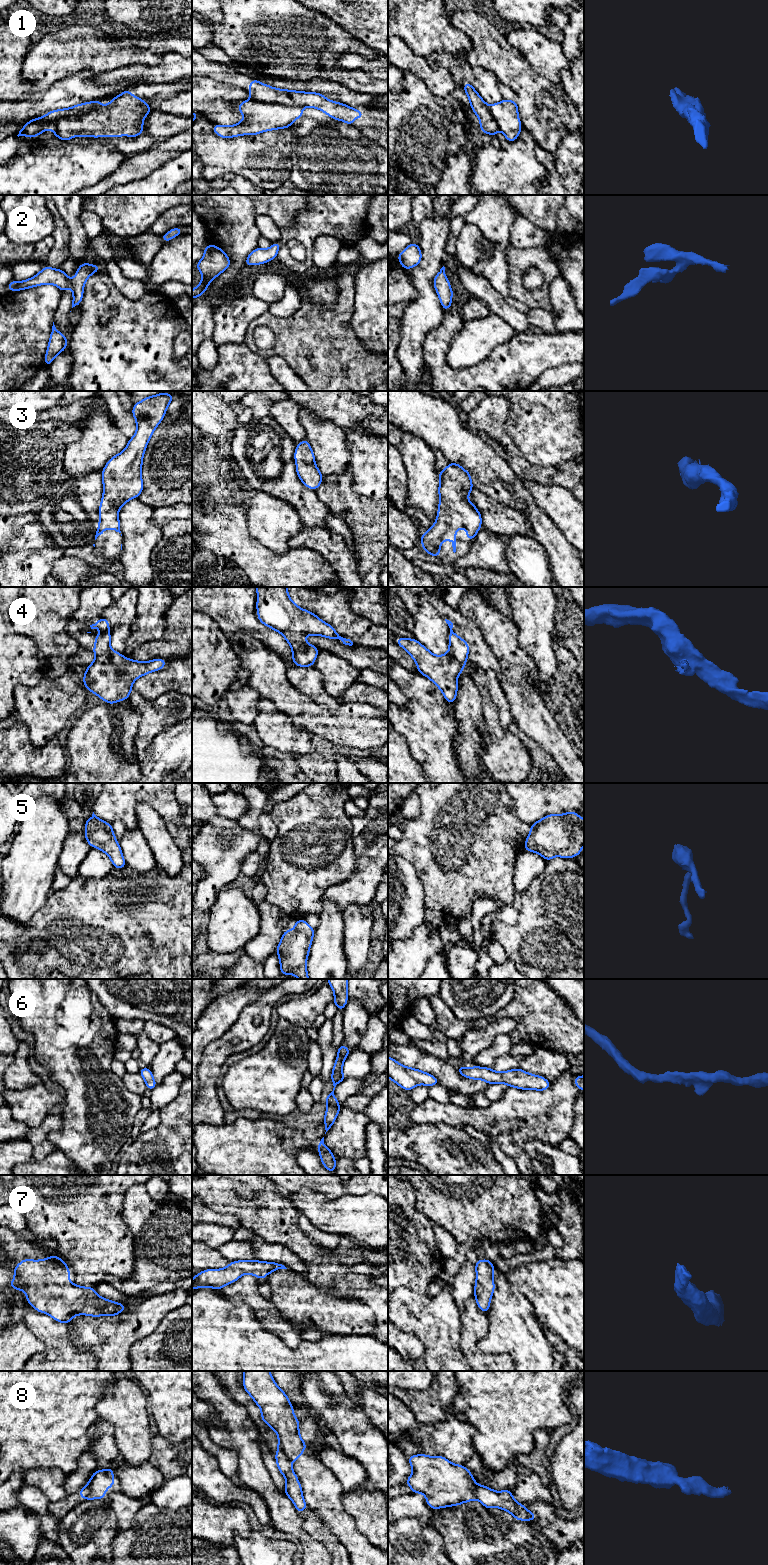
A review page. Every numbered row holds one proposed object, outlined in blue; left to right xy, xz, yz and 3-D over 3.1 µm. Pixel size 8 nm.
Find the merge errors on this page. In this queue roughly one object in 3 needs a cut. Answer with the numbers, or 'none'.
1, 8

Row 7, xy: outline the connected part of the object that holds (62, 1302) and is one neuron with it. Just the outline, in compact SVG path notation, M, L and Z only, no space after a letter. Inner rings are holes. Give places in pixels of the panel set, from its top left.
M58 1256L43 1260L25 1258L14 1270L14 1279L9 1286L24 1290L26 1301L40 1313L68 1324L75 1315L115 1317L126 1309L117 1303L100 1297L93 1287L70 1284L70 1269Z

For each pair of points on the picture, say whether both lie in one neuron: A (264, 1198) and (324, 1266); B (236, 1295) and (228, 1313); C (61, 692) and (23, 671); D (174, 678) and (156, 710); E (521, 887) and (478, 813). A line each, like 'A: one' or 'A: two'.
A: one
B: two
C: two
D: two
E: two

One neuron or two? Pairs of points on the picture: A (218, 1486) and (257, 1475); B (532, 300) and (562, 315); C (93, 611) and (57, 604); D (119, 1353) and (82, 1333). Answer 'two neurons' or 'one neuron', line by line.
A: two neurons
B: two neurons
C: two neurons
D: one neuron

